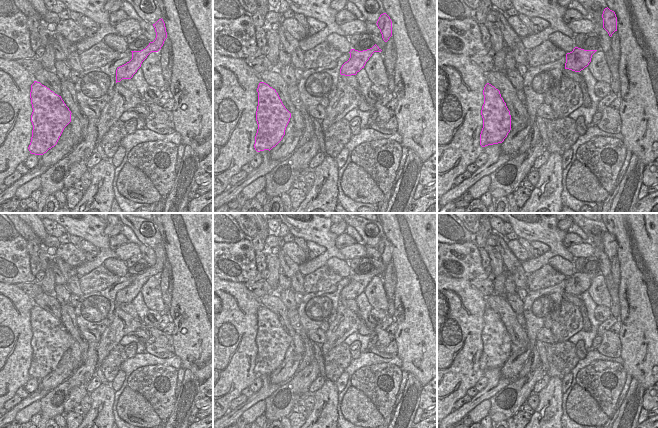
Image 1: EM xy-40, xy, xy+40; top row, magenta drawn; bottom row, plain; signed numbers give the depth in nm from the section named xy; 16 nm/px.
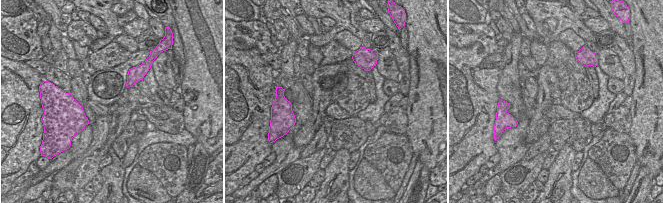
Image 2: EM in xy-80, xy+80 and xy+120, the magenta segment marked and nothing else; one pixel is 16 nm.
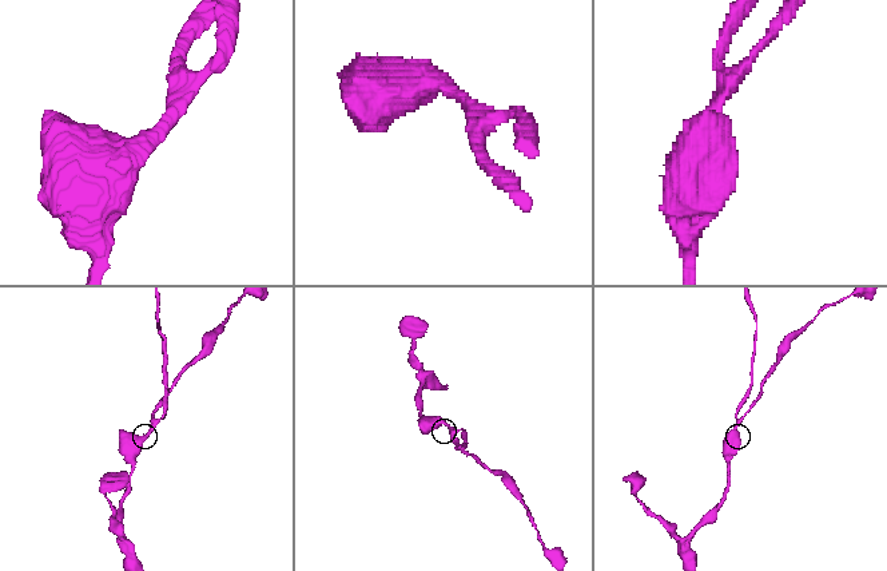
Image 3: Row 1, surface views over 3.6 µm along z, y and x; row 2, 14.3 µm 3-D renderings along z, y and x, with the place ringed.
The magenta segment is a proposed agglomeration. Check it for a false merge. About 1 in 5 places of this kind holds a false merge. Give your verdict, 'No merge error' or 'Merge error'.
No merge error

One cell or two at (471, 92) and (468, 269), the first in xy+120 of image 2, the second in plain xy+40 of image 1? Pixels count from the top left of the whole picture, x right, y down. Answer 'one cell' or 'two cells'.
two cells

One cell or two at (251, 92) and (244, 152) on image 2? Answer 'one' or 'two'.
one

